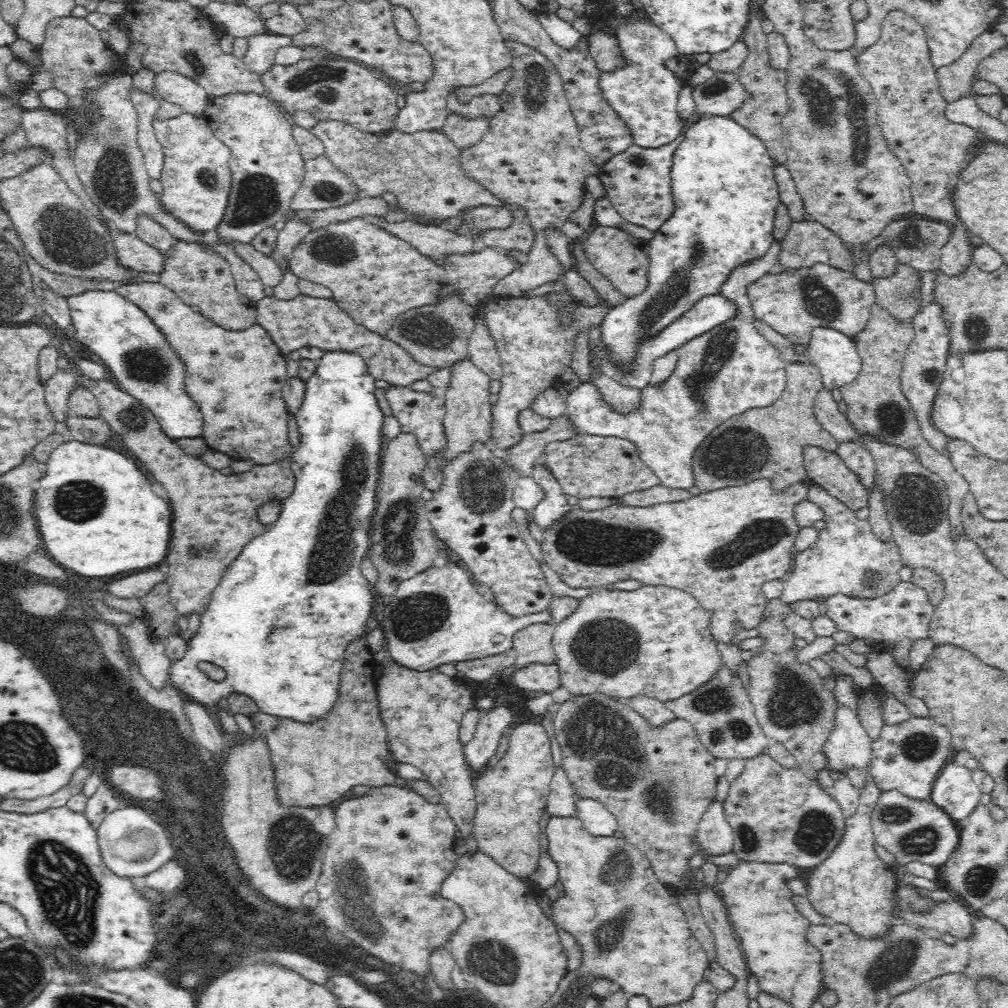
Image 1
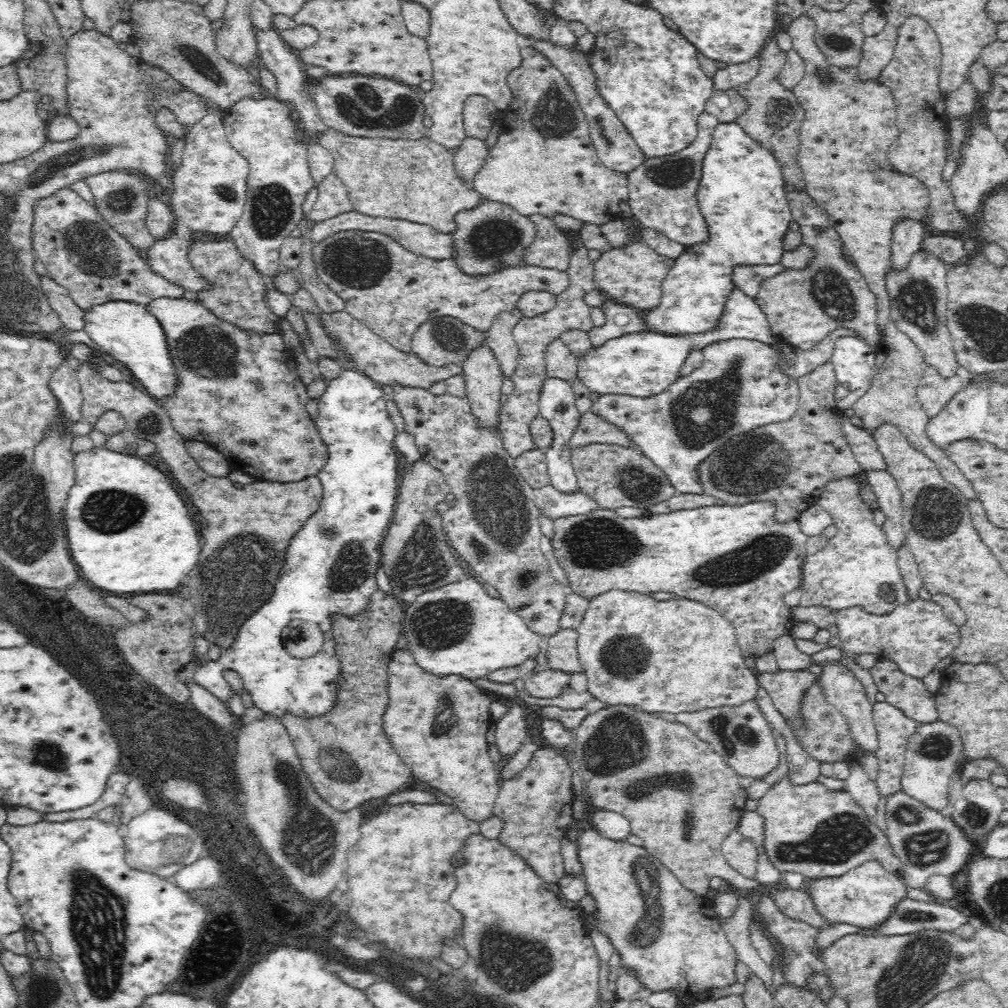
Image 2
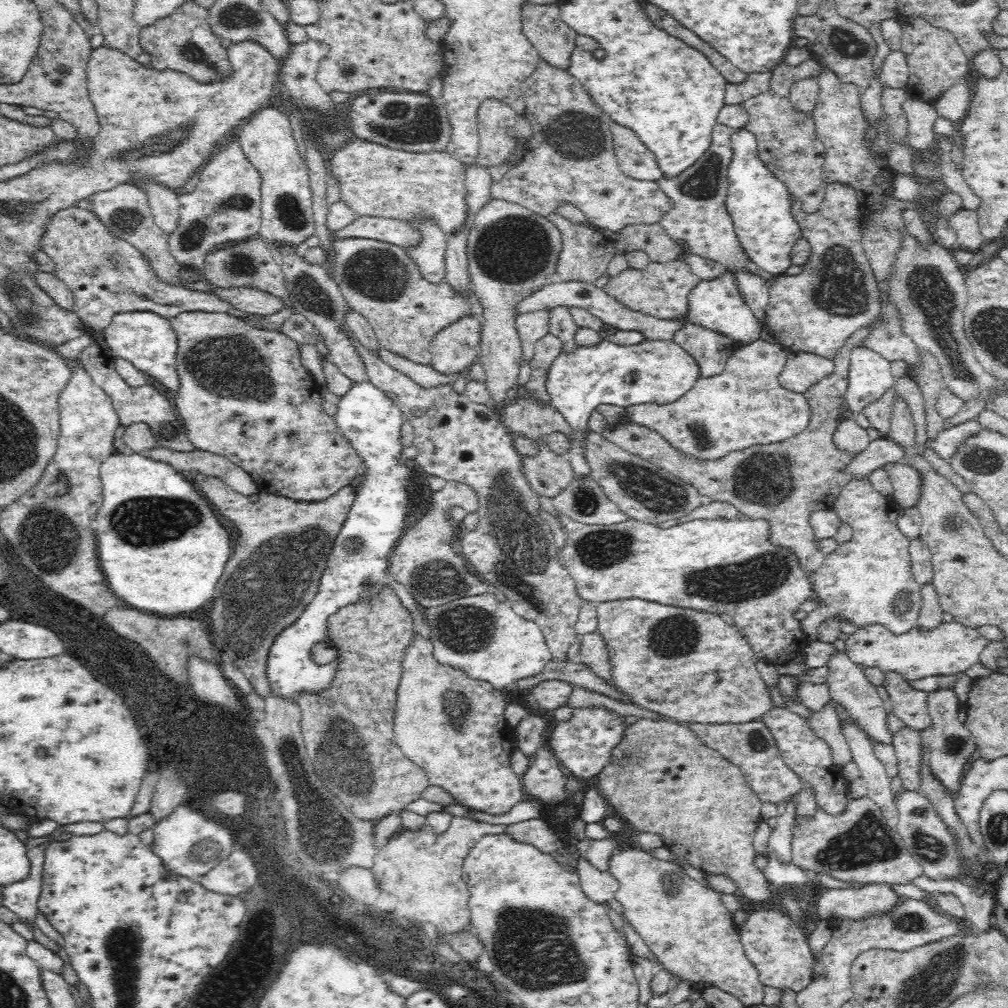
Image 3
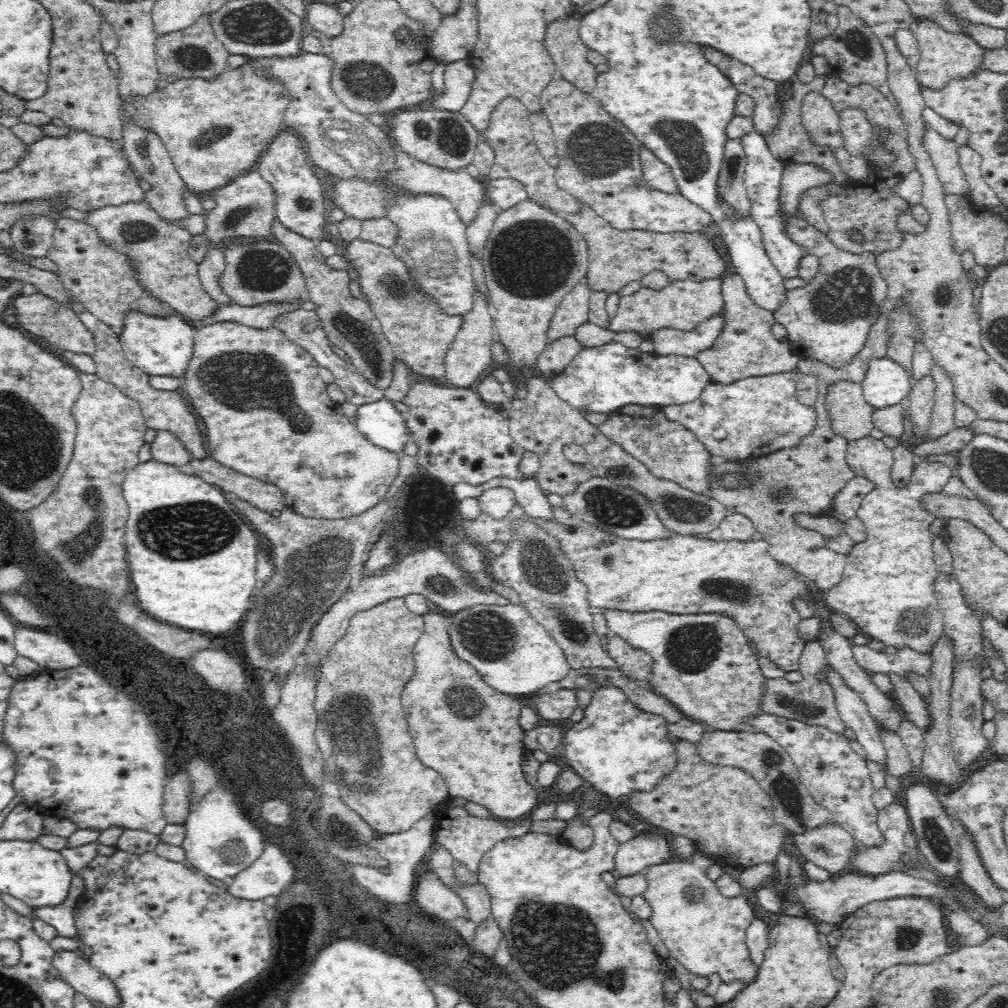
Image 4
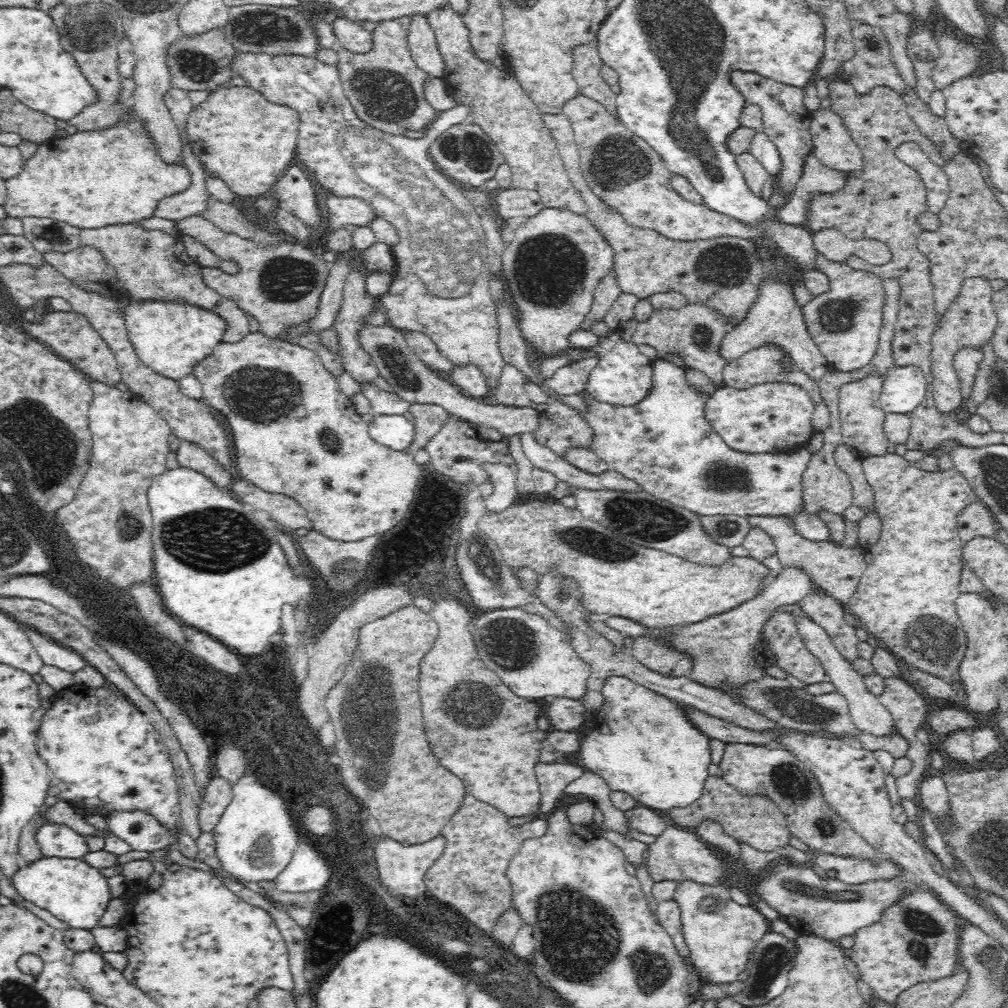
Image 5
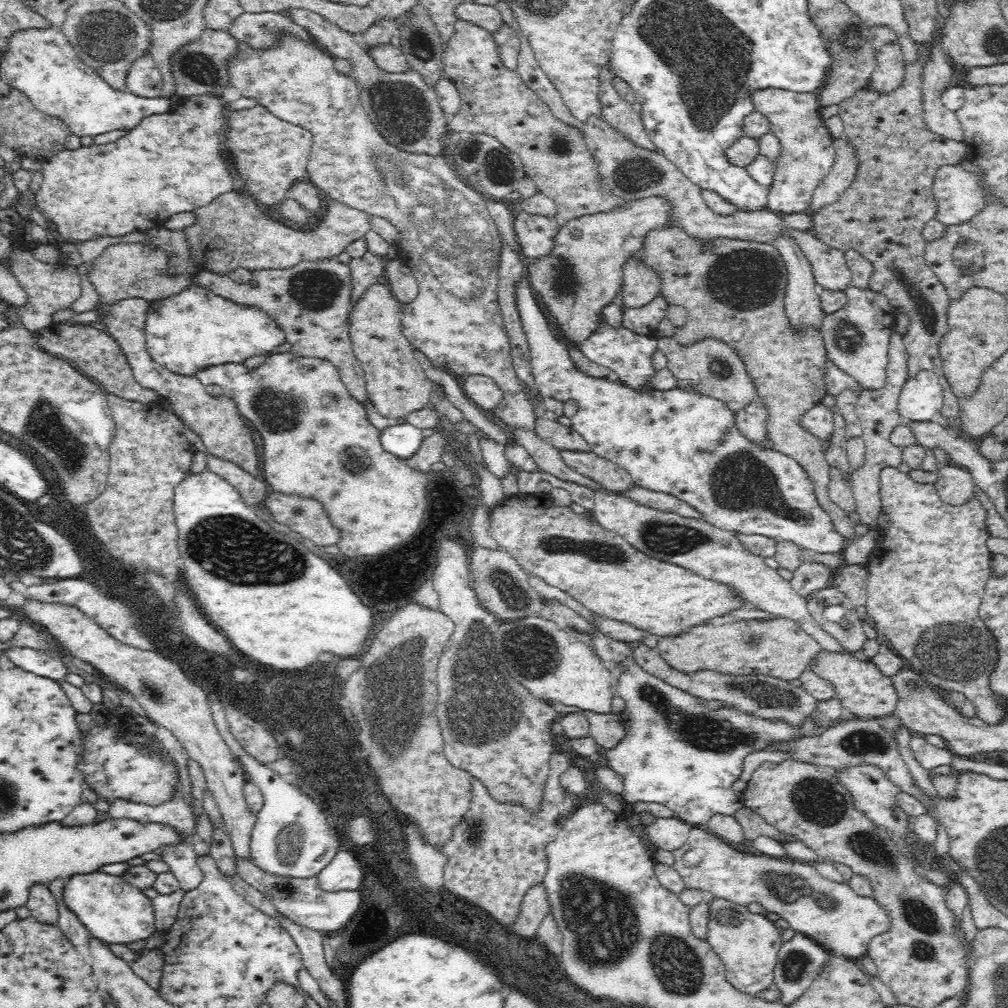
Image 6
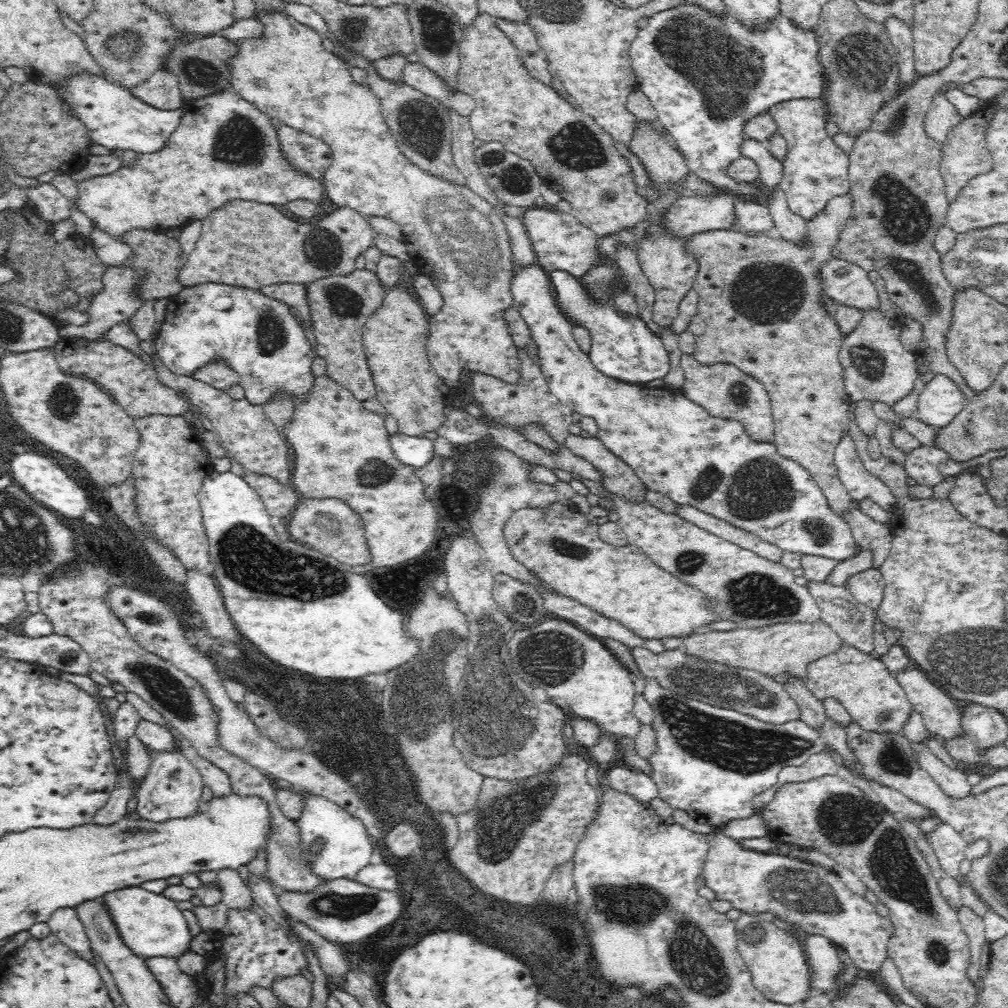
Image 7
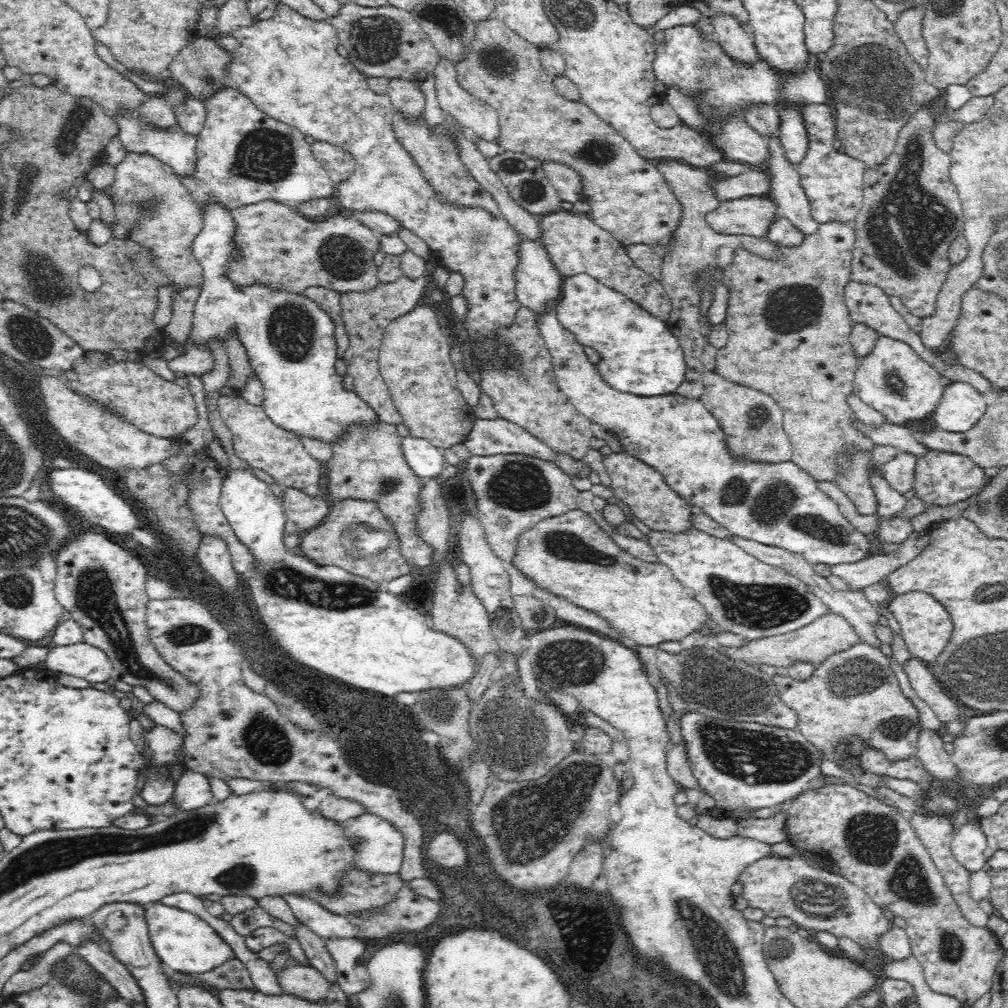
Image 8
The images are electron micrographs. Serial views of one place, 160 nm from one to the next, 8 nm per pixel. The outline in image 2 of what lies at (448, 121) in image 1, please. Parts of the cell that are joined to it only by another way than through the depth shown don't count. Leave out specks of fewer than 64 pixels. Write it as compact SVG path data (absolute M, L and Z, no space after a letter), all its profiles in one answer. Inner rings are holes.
M466 135L460 139L459 145L453 150L453 161L457 171L469 184L474 174L478 174L477 170L482 166L487 150L487 141Z

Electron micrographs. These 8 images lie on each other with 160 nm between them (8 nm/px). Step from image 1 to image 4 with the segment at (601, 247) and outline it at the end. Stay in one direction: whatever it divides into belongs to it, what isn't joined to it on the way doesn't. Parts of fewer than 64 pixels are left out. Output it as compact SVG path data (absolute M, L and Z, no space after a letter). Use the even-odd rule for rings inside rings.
M716 278L670 279L664 288L638 288L632 294L620 296L616 304L616 314L610 320L609 329L615 333L634 332L642 336L658 327L670 327L688 330L698 322L719 316L722 312L722 297Z

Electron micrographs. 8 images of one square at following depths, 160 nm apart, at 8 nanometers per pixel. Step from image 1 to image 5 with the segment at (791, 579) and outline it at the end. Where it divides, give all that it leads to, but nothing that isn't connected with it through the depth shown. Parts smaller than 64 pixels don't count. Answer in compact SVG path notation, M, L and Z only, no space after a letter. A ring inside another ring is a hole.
M892 452L882 456L864 456L858 459L858 463L876 496L873 510L880 520L881 531L876 542L863 546L865 567L850 598L842 603L844 609L860 620L866 632L873 635L901 663L938 676L948 683L954 680L960 682L958 662L964 654L965 636L961 630L962 618L956 615L953 602L962 593L958 591L957 574L964 540L956 534L954 516L958 516L966 504L980 500L968 480L955 468L919 469L903 456Z

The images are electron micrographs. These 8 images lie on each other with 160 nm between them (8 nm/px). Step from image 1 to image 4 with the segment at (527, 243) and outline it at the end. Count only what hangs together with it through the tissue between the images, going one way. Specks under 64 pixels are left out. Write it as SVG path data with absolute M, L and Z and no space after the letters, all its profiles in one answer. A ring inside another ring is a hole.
M586 205L582 206L580 213L559 216L581 233L581 241L588 247L587 269L582 283L592 291L617 292L632 280L641 281L652 270L662 271L670 279L694 280L721 277L727 268L715 245L704 234L692 231L616 230Z

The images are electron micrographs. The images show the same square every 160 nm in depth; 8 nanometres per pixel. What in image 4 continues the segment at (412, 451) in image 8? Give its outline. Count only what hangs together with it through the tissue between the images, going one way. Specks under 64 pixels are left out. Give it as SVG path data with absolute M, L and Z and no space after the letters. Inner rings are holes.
M384 396L356 405L356 414L351 420L368 442L402 454L406 442L412 439L404 416Z

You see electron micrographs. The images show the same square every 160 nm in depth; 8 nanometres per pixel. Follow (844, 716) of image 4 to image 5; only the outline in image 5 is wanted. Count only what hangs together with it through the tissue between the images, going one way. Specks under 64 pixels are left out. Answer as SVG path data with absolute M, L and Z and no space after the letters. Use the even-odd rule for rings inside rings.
M799 615L796 616L796 629L798 629L798 634L806 648L812 653L820 667L824 669L826 681L829 681L835 687L835 693L846 699L847 711L854 728L876 737L890 736L890 732L894 730L894 723L891 722L890 713L883 708L877 696L868 691L863 680L864 677L856 673L852 666L846 662L846 659L838 653L835 646L831 644L826 630L809 616Z

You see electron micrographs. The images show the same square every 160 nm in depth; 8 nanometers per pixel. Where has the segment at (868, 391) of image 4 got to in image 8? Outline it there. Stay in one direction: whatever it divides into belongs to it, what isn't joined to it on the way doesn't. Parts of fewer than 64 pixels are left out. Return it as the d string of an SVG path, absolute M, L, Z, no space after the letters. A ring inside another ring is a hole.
M951 381L934 406L930 419L939 430L958 432L972 426L988 405L969 382Z

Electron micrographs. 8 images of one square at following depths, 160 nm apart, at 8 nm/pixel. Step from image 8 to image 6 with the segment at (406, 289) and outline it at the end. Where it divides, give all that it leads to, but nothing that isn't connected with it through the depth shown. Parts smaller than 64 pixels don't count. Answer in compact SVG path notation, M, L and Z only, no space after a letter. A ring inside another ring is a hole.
M322 258L322 260L300 260L293 265L284 268L256 267L250 269L253 283L242 284L236 282L226 275L199 269L195 274L196 280L201 289L210 290L211 294L220 296L222 299L239 304L240 306L250 306L265 312L267 317L274 321L276 327L282 331L285 342L290 346L290 350L297 355L305 357L318 357L329 360L339 372L339 377L348 386L349 393L361 403L368 400L364 390L362 369L359 362L354 358L351 347L350 335L348 334L348 312L352 310L354 302L349 300L350 279L349 268L336 258Z

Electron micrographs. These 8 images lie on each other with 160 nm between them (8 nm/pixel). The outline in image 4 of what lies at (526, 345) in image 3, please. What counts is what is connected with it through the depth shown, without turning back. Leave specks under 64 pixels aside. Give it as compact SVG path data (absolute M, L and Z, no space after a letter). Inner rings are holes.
M580 282L562 297L548 326L545 327L545 339L548 344L563 336L573 336L576 327L588 323L586 312L588 312L587 304L591 292L592 290Z

